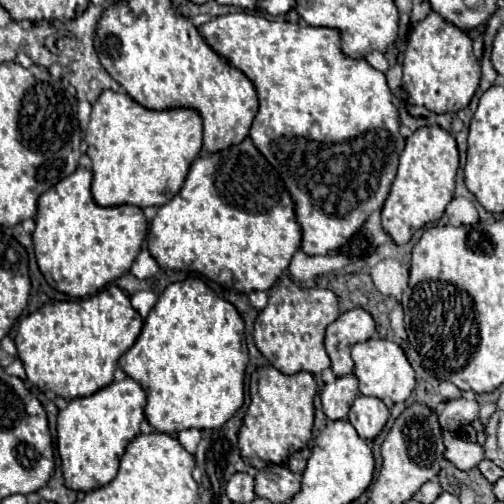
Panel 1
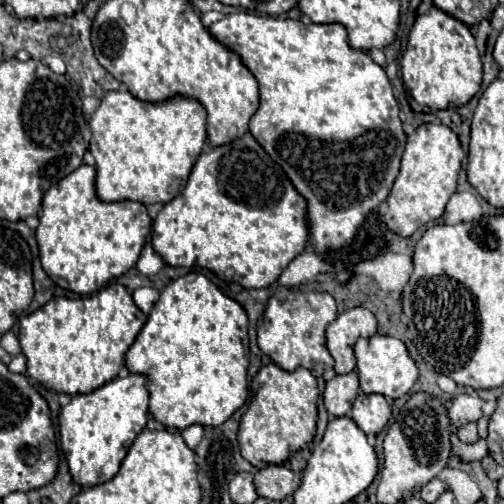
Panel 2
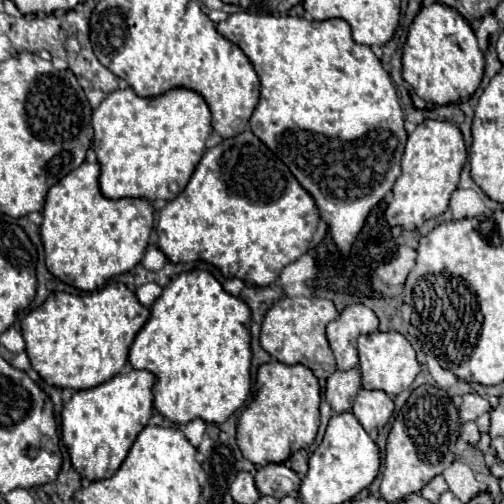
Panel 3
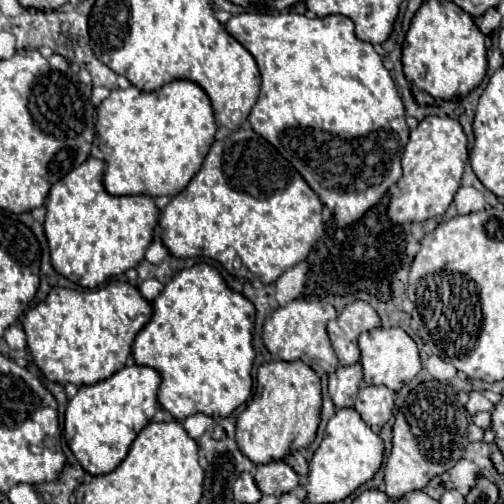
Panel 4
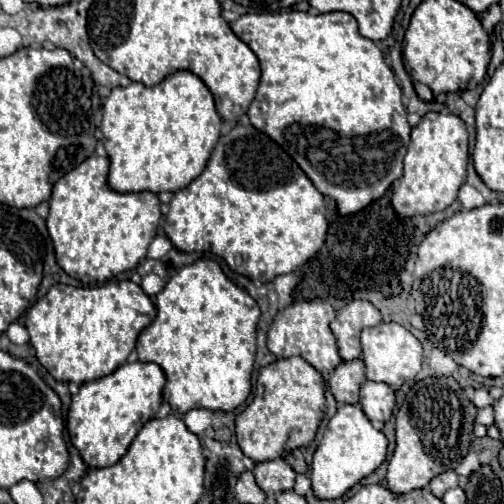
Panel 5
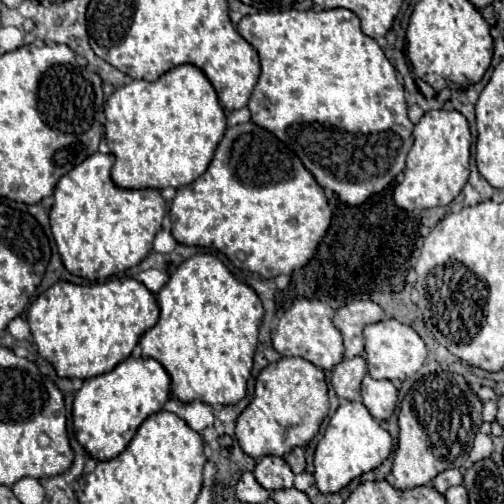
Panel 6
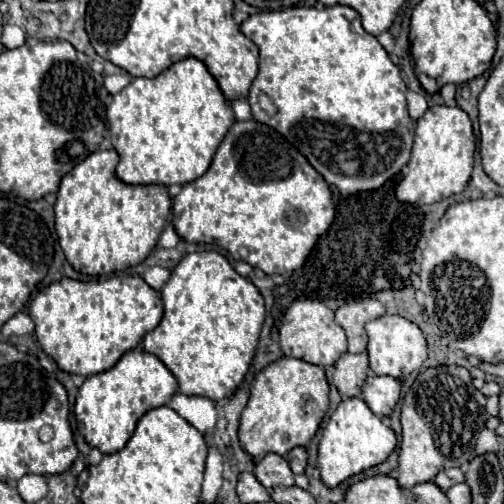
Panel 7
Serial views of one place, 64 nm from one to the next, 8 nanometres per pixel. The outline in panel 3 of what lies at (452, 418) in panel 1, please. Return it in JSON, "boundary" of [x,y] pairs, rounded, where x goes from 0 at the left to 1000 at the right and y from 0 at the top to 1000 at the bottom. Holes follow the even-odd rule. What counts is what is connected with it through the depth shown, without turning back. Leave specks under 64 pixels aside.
{"boundary":[[[933,778],[933,782],[921,782],[917,790],[917,802],[909,810],[913,817],[913,837],[933,837],[933,833],[944,833],[952,821],[960,817],[972,817],[972,802],[964,790],[956,790],[952,782],[944,778]]]}

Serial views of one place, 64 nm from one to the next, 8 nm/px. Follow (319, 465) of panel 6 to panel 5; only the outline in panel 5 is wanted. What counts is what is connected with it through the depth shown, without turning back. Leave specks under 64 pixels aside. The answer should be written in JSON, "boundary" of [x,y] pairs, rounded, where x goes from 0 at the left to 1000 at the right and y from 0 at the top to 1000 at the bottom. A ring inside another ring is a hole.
{"boundary":[[[675,802],[659,833],[651,837],[635,885],[623,897],[615,933],[623,980],[631,988],[675,988],[706,956],[738,940],[766,913],[766,897],[770,897],[766,865],[734,841],[722,813],[706,802]]]}

